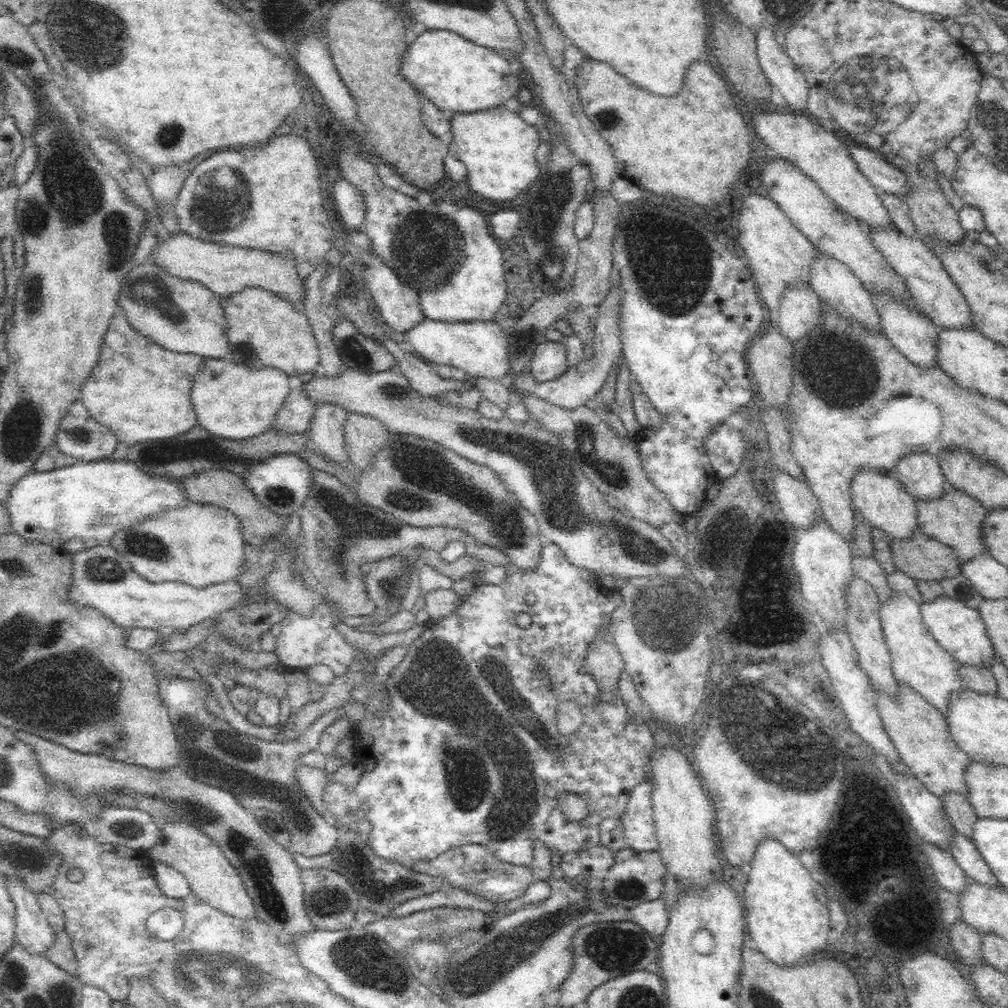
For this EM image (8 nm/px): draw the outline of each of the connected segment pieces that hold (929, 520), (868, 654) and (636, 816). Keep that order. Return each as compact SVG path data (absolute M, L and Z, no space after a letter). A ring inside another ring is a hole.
M946 486L946 494L940 500L934 502L916 500L916 510L918 510L920 530L930 538L944 542L946 546L952 546L962 562L972 562L974 558L982 558L984 554L990 554L982 538L982 524L986 520L988 510L980 502L976 502L976 498L970 498L968 494L962 494L960 490Z
M854 578L846 588L846 600L848 600L848 618L846 618L846 634L850 636L856 656L858 656L858 664L868 672L868 676L872 678L872 682L882 688L884 694L896 698L898 696L898 680L896 674L892 670L892 656L890 650L884 642L884 634L882 634L882 616L880 616L880 596L874 590L874 586L862 578Z
M640 782L630 794L628 810L620 816L620 822L624 826L624 836L630 848L636 852L652 852L660 850L660 842L656 838L656 822L654 822L654 810L652 810L652 782Z

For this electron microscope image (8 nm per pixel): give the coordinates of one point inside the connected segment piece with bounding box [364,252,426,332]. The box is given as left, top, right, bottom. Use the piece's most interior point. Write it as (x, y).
(398, 304)

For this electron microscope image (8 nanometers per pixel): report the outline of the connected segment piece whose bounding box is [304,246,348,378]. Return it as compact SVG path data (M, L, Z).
M336 246L332 250L328 250L328 254L318 262L318 268L310 272L310 276L304 280L306 282L306 308L304 314L308 316L318 348L320 348L320 374L336 378L340 374L344 374L348 370L346 362L342 362L342 354L340 350L334 346L334 338L332 338L332 328L336 324L336 320L328 314L330 312L330 304L336 298L336 294L340 292L340 272L344 270L344 254L336 250Z

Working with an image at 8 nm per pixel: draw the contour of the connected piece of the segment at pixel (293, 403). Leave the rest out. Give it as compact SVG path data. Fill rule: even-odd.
M292 388L284 400L284 406L278 410L278 420L272 430L282 434L302 434L308 432L314 420L316 400L308 398L302 388Z

